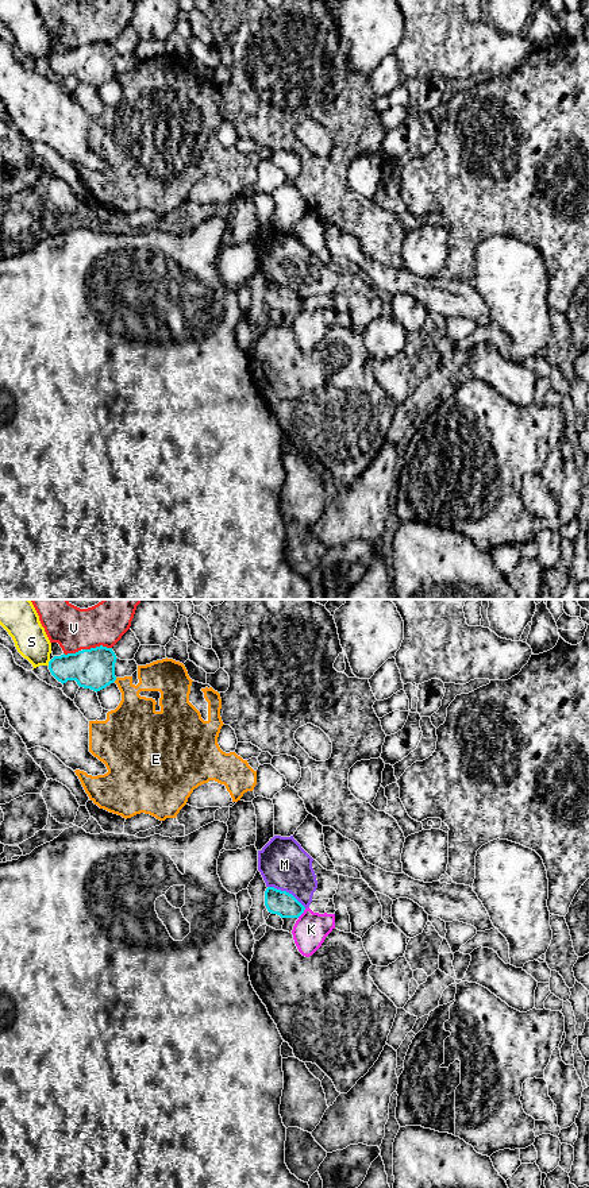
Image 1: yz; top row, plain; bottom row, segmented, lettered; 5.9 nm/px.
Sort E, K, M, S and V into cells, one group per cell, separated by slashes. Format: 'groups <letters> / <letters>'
groups E / K / M / S / V

